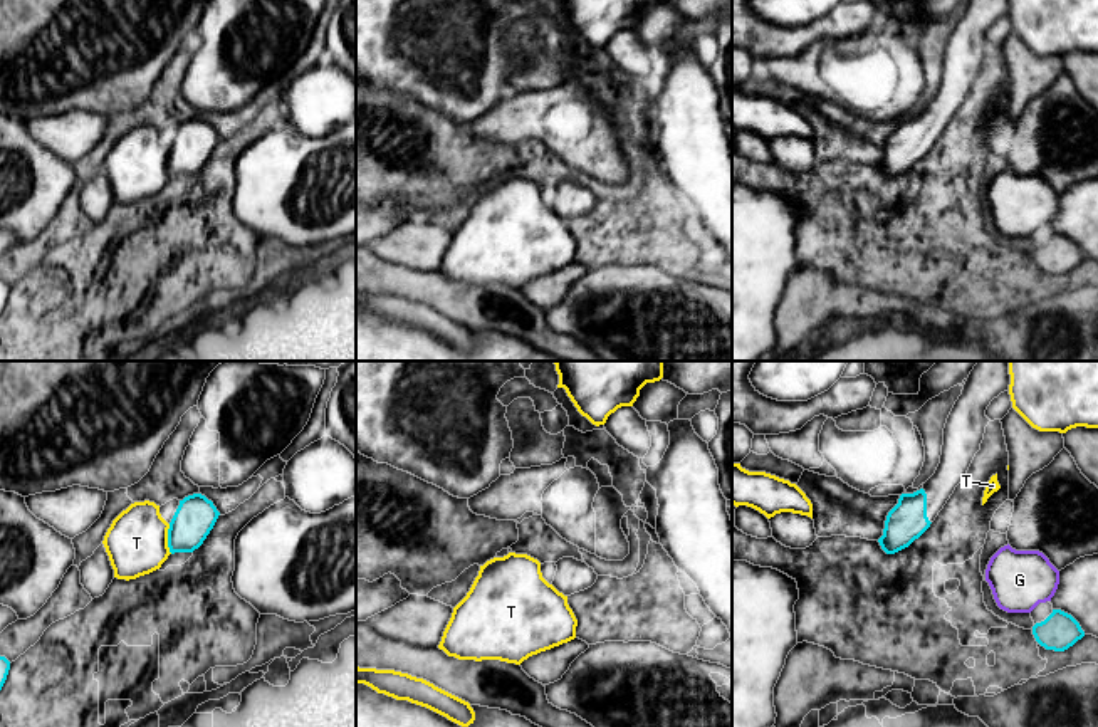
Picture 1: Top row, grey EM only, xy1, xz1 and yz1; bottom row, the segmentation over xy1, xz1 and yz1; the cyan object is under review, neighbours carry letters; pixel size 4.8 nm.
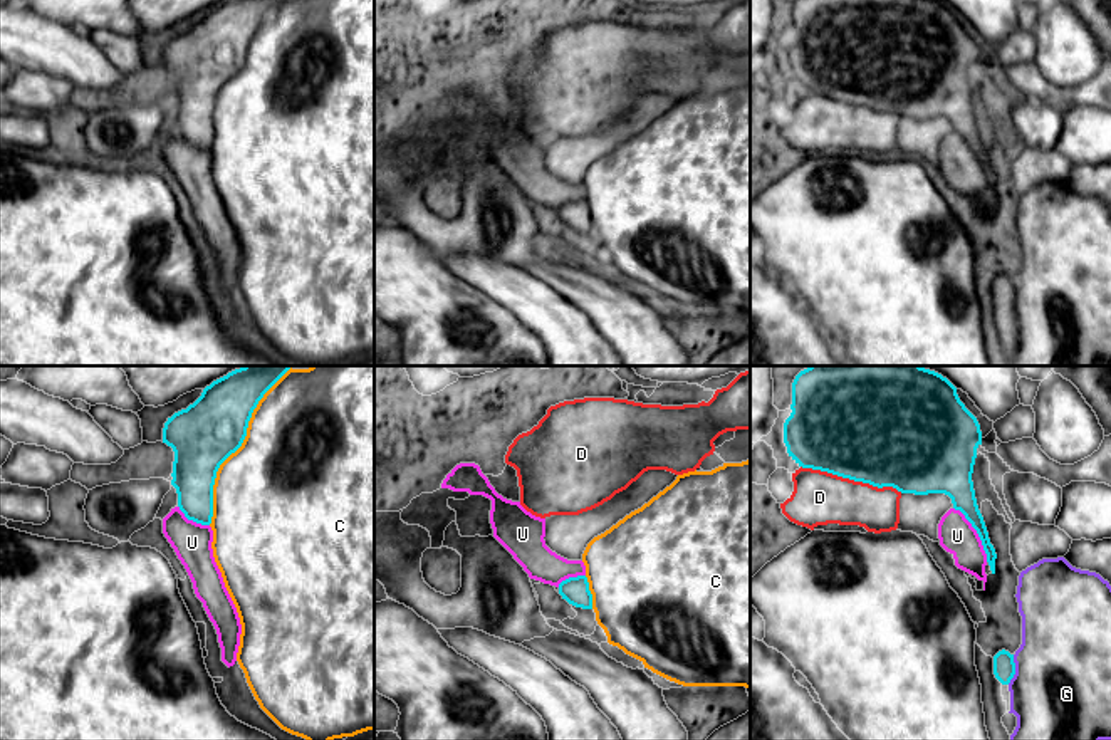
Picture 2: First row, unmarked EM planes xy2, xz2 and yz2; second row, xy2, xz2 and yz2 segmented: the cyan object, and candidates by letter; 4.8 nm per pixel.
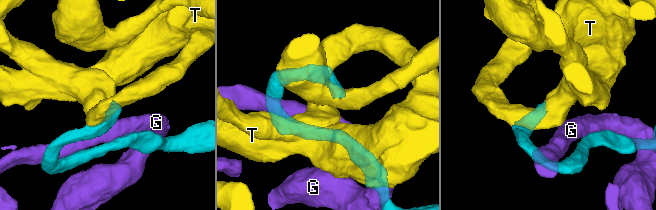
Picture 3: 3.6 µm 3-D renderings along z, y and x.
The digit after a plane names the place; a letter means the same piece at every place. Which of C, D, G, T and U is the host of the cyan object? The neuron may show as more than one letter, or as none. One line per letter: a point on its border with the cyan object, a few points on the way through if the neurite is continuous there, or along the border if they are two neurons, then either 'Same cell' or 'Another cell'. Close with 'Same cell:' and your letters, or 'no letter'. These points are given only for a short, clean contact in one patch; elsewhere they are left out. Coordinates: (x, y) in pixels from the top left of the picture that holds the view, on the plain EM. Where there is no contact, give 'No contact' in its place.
C: Touches cyan at xy2 (235, 74). Another cell
D: Touches cyan at yz2 (851, 103). Another cell
G: Touches cyan at yz2 (1014, 294). Another cell
T: Touches cyan at xy1 (168, 163). Another cell
U: Touches cyan at yz2 (977, 156). Another cell
Same cell: no letter

